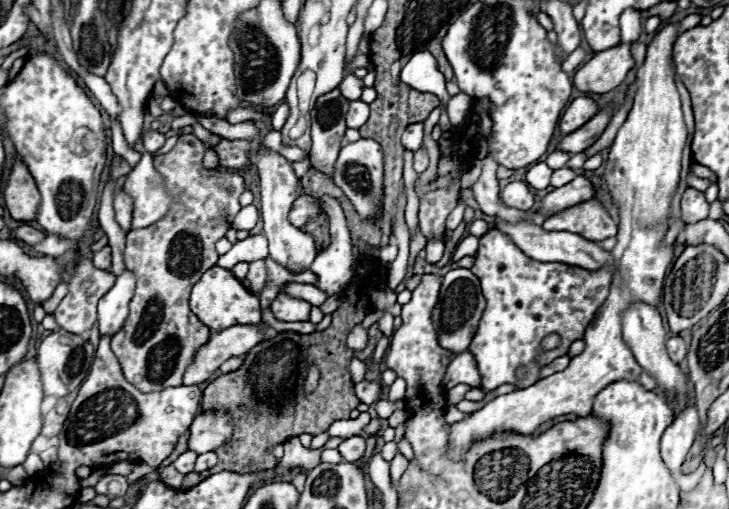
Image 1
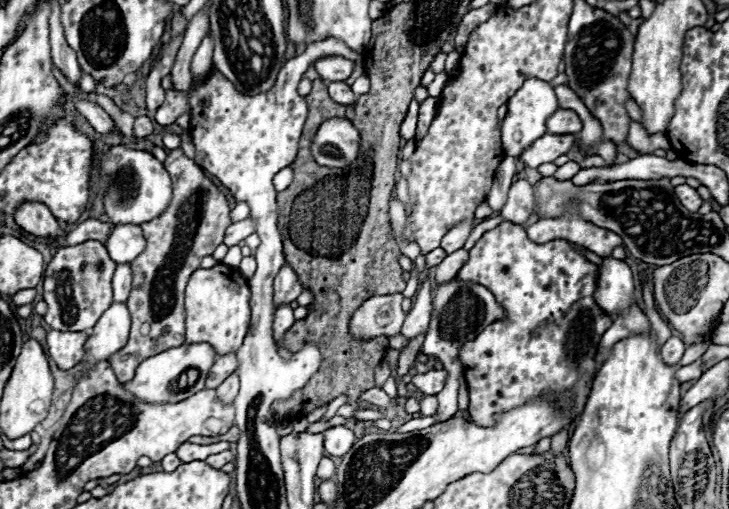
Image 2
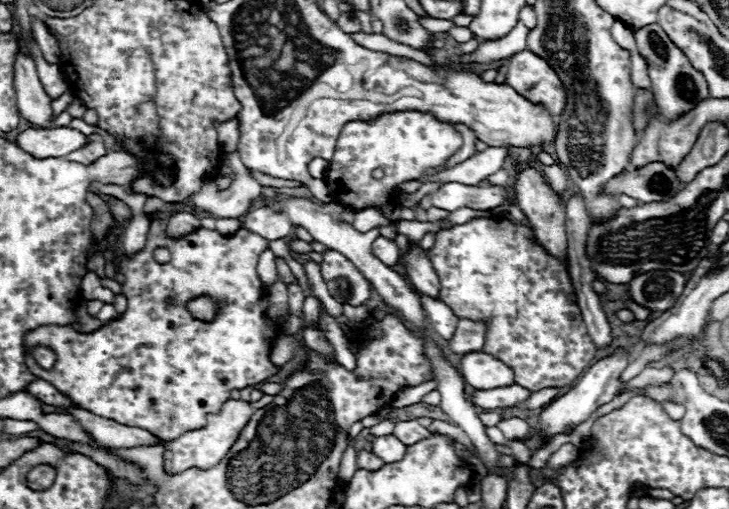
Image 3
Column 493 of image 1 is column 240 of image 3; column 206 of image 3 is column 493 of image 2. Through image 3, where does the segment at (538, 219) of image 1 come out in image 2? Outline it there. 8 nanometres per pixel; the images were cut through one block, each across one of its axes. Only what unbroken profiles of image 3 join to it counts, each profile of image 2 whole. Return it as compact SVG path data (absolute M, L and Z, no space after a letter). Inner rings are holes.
M505 156L496 170L496 176L494 176L494 184L490 188L490 194L486 198L486 202L490 204L490 208L494 212L500 212L504 202L507 200L507 195L510 186L513 183L513 178L516 175L516 158L511 156Z

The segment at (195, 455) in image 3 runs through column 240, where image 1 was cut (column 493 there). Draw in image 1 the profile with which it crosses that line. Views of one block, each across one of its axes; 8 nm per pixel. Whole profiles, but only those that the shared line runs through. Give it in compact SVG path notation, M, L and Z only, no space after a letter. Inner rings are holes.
M668 24L648 44L644 64L638 68L638 92L634 106L618 130L604 170L614 206L618 208L618 234L614 256L614 278L606 302L598 308L592 324L584 334L584 350L574 356L566 370L538 380L536 384L498 396L484 408L474 412L470 418L452 424L450 432L450 456L458 458L472 442L488 438L492 432L514 430L518 434L532 434L540 424L562 414L588 416L596 394L618 380L636 382L642 368L634 360L630 346L622 340L622 312L636 302L660 306L662 286L666 270L674 258L674 246L664 244L668 232L670 204L680 184L682 172L682 148L686 142L686 126L682 118L680 94L676 90L674 70L670 66L672 46L678 38L678 26Z

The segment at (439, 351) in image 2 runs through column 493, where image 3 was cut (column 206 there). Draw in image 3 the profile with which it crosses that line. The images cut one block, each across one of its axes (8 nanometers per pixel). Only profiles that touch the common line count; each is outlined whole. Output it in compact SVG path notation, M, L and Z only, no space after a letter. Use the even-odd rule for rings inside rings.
M202 296L202 298L194 298L188 302L188 310L196 320L202 322L212 322L218 314L218 304L210 298L210 296Z

